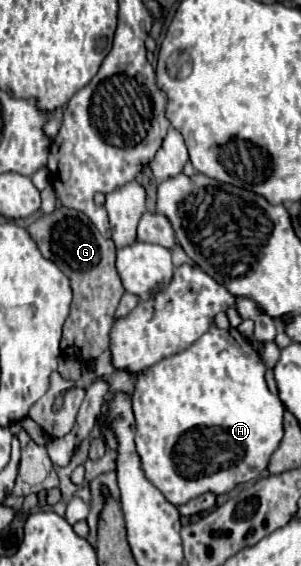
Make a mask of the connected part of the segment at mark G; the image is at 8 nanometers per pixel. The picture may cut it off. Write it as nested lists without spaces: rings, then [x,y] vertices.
[[[60,207],[50,215],[40,215],[26,227],[26,231],[38,245],[40,253],[56,263],[56,267],[70,279],[74,299],[60,341],[62,355],[74,357],[78,361],[96,359],[108,349],[108,333],[114,321],[114,311],[124,295],[124,287],[114,265],[114,241],[102,237],[102,233],[84,213],[68,207]]]

